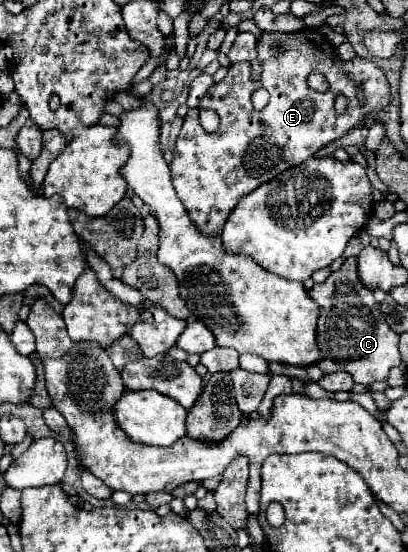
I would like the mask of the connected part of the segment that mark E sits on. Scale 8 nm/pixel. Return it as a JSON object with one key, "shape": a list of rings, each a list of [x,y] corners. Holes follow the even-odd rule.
{"shape":[[[312,29],[294,35],[264,33],[258,39],[258,61],[262,65],[258,81],[252,79],[250,63],[234,63],[226,79],[214,83],[200,105],[188,111],[176,139],[174,159],[170,163],[172,185],[202,235],[220,235],[226,219],[244,195],[310,159],[320,147],[354,129],[364,117],[384,109],[390,99],[390,87],[380,67],[362,57],[352,61],[338,59],[330,41]],[[312,71],[326,77],[330,91],[318,93],[308,87],[308,75]],[[358,85],[364,87],[366,103],[358,103]],[[260,87],[270,91],[270,103],[262,111],[256,111],[252,93]],[[336,95],[348,99],[344,115],[338,115],[334,109]],[[200,109],[218,113],[220,127],[214,133],[202,129]]]}

